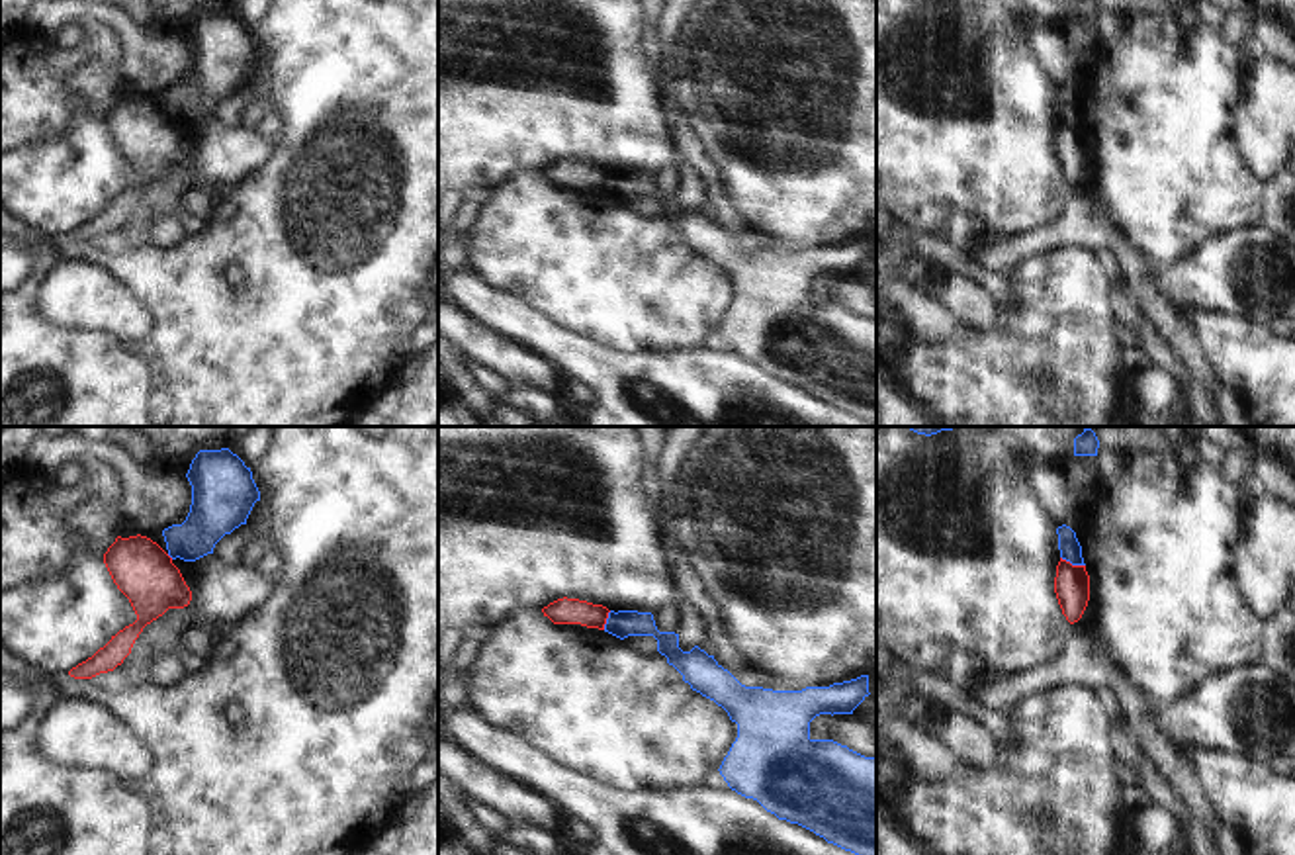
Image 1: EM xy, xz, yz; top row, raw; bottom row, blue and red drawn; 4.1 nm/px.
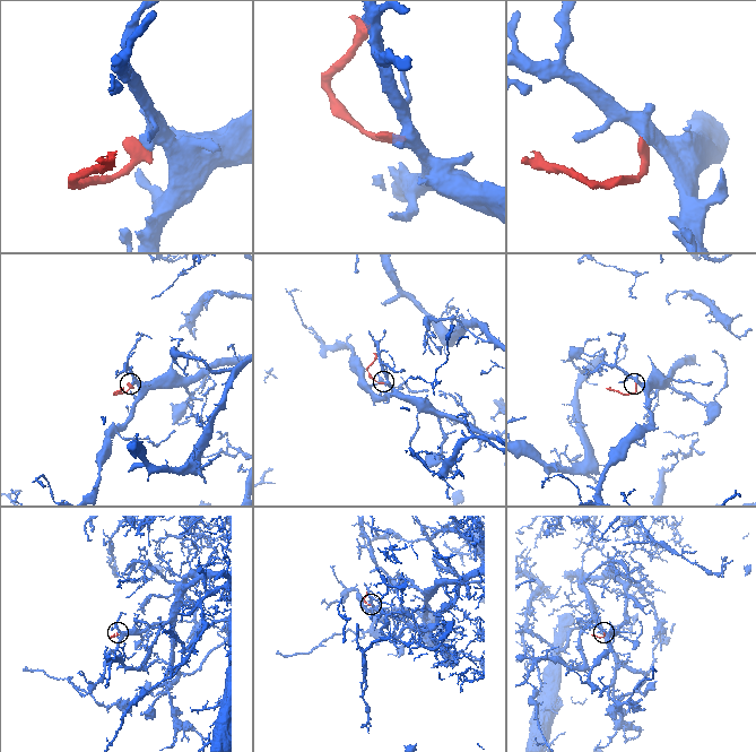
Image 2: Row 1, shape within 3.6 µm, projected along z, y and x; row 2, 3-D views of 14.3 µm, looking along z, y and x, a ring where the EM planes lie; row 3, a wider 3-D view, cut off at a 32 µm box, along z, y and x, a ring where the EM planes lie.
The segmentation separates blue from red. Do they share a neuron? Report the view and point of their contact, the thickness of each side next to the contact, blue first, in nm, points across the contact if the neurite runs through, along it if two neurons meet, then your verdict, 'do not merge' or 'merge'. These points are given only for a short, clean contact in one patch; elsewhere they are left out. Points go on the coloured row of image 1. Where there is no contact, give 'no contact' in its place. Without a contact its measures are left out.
contact yz (1072, 564); calibres 90 and 140 nm; border yz (1061, 556), (1084, 566); do not merge

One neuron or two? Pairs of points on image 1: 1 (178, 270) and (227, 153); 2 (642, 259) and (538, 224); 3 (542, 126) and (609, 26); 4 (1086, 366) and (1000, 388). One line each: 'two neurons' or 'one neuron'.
1: two neurons
2: one neuron
3: one neuron
4: one neuron

